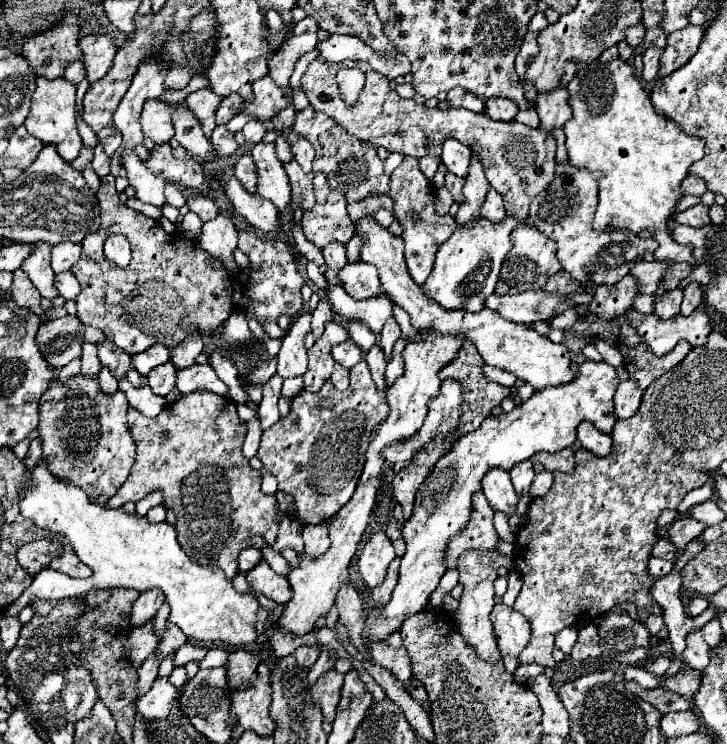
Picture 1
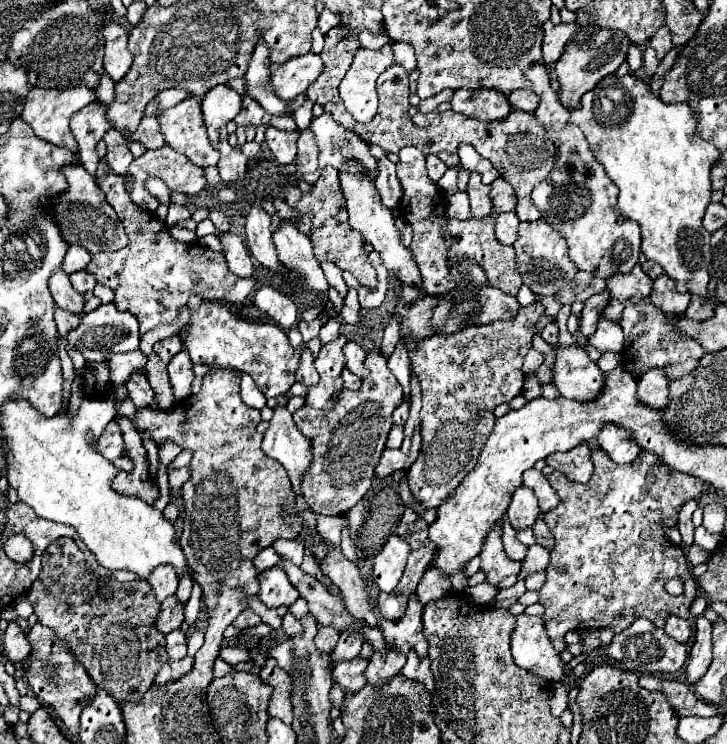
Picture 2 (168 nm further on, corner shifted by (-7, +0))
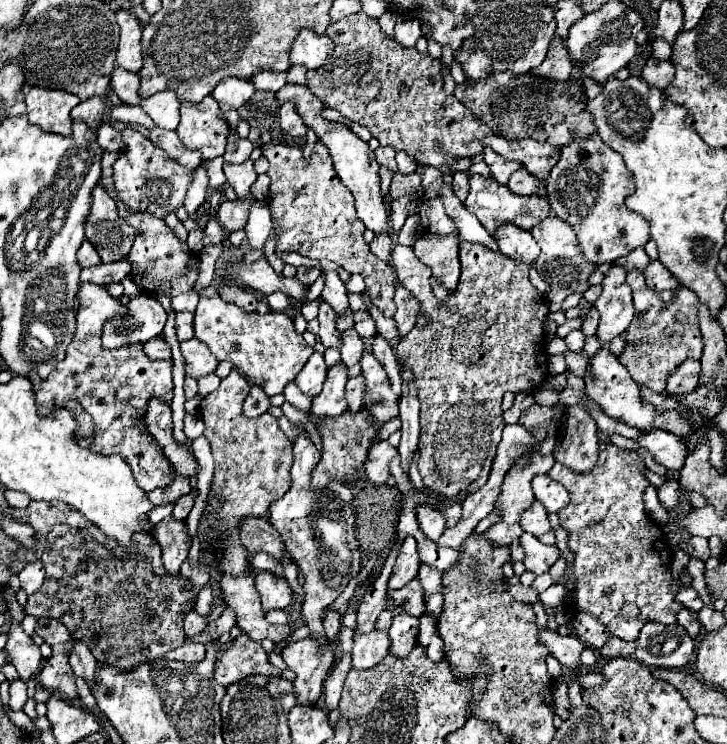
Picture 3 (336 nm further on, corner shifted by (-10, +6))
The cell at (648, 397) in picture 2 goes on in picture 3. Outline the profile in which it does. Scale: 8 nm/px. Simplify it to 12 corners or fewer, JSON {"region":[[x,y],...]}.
{"region":[[688,359],[668,377],[666,391],[690,393],[700,381],[700,361]]}

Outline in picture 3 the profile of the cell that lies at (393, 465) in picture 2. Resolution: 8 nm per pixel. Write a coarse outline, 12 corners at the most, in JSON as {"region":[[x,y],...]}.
{"region":[[386,441],[370,447],[364,461],[366,479],[384,485],[394,447]]}

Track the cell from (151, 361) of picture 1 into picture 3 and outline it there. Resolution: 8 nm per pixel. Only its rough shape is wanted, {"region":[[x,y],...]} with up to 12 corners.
{"region":[[176,313],[178,341],[194,337],[194,313]]}

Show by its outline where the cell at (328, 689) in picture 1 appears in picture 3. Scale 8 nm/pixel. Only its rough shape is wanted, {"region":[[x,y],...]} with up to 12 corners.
{"region":[[388,631],[356,635],[352,667],[370,669],[388,655]]}

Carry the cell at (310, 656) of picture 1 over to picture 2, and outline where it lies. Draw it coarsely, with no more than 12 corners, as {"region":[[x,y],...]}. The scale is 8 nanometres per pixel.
{"region":[[319,627],[315,647],[331,653],[339,633],[331,627]]}

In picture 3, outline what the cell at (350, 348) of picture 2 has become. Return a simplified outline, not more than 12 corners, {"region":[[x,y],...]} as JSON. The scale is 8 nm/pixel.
{"region":[[372,353],[360,365],[362,407],[376,423],[396,419],[400,397]]}

